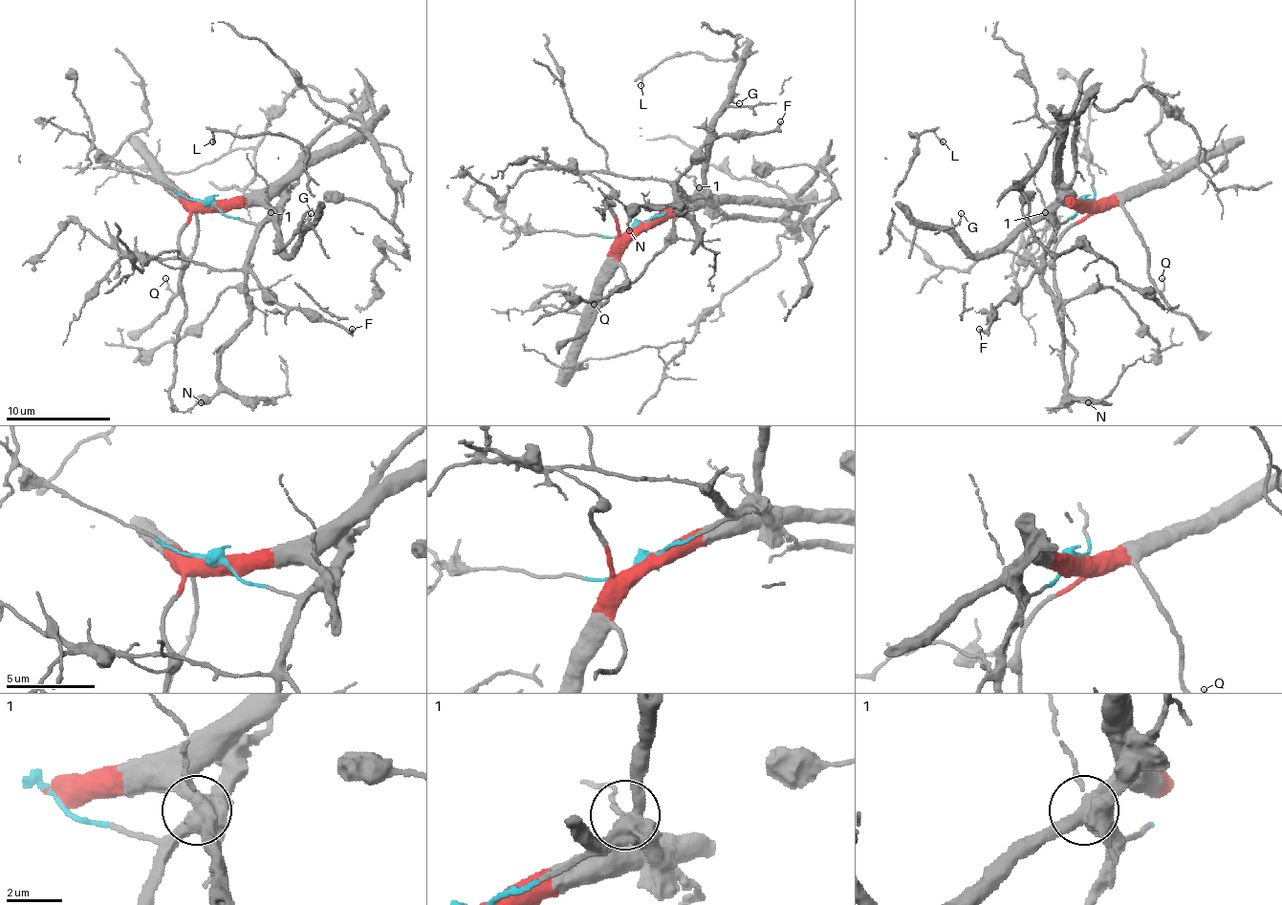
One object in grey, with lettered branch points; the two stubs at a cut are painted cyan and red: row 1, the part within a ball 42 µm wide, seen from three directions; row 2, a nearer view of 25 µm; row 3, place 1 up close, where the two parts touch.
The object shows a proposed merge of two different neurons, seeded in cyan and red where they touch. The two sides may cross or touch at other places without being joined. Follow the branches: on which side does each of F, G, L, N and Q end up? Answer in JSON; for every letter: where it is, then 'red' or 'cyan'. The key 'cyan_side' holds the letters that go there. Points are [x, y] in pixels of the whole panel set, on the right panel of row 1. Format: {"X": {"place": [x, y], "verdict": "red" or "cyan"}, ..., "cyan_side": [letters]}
{"F": {"place": [979, 329], "verdict": "cyan"}, "G": {"place": [961, 213], "verdict": "red"}, "L": {"place": [943, 141], "verdict": "red"}, "N": {"place": [1088, 402], "verdict": "cyan"}, "Q": {"place": [1162, 278], "verdict": "red"}, "cyan_side": ["F", "N"]}

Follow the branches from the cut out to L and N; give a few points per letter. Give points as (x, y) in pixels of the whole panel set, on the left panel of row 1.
L: (208, 202), (258, 202), (273, 215), (287, 254), (315, 218), (296, 142), (216, 132), (213, 142)
N: (208, 202), (255, 226), (248, 257), (248, 325), (221, 354), (219, 390), (201, 402)

